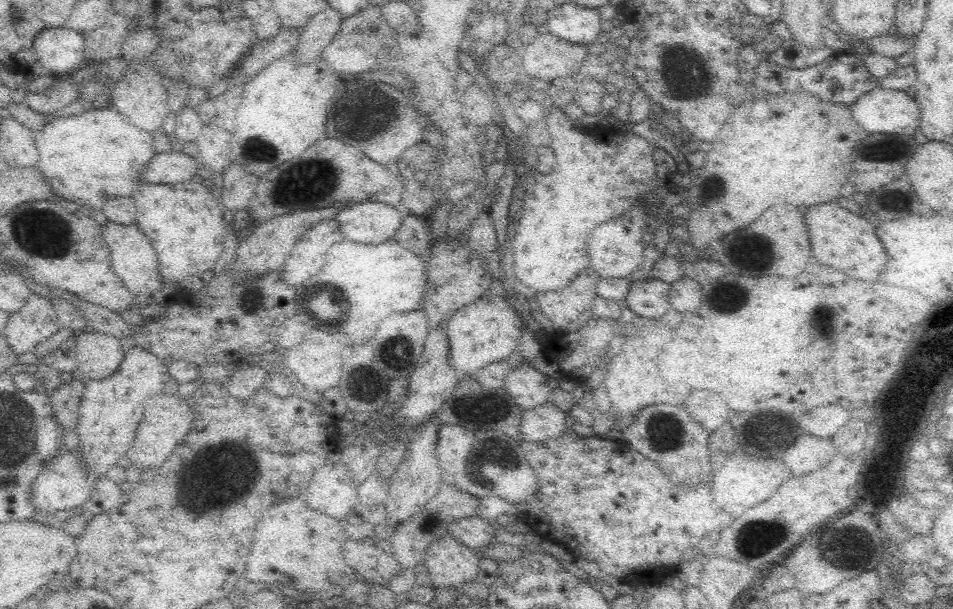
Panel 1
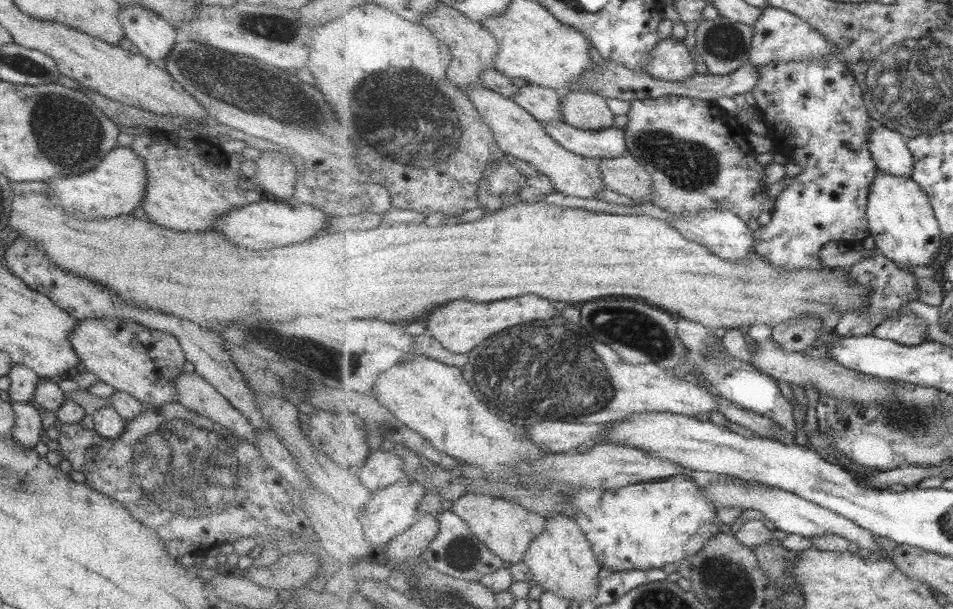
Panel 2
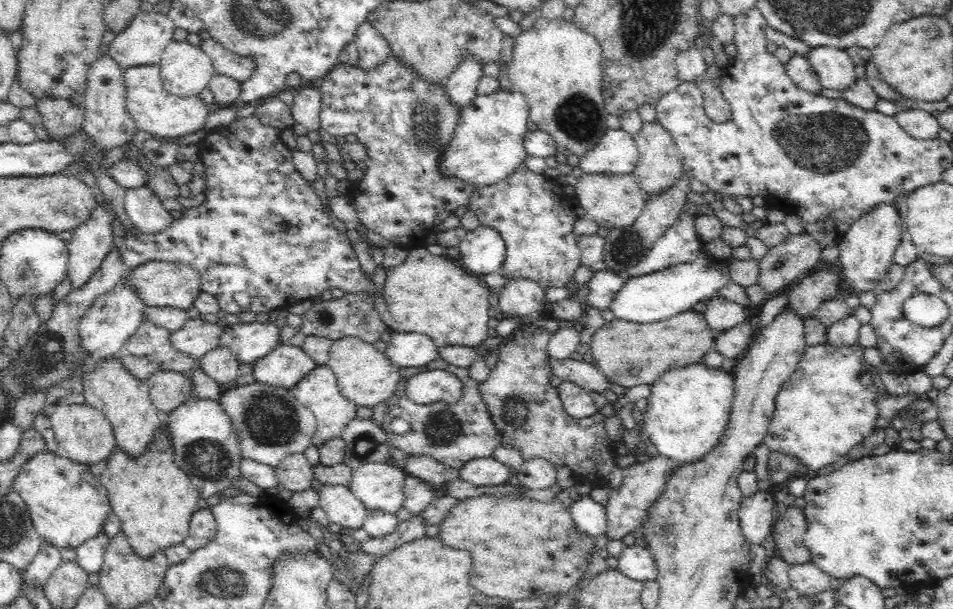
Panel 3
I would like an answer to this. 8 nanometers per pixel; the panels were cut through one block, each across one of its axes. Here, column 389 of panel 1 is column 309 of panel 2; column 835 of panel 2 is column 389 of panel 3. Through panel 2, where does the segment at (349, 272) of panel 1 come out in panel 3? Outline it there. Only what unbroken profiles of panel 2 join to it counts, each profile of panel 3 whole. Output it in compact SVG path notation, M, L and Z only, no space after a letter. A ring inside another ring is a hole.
M423 245L418 249L410 249L402 263L387 269L383 297L399 332L428 334L438 348L454 345L475 347L489 337L489 290L490 288L482 285L479 276L472 275L461 265L452 263L446 256L432 255Z

